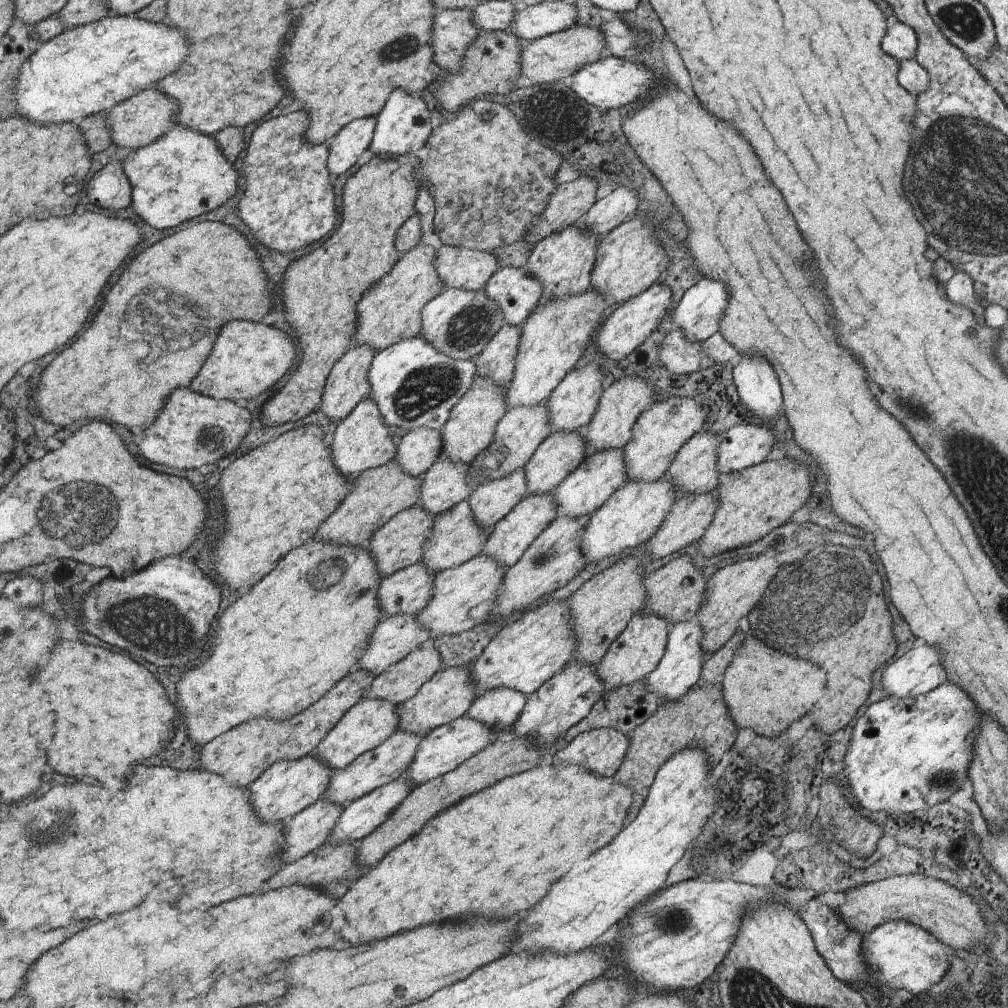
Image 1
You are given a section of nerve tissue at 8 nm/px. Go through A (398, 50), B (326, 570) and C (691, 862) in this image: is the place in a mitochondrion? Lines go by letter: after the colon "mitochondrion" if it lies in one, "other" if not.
A: mitochondrion
B: mitochondrion
C: other

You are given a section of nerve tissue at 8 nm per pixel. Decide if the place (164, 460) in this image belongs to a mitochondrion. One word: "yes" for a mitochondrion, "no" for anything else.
no

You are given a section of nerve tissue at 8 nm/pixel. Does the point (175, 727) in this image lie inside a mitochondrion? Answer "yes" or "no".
no

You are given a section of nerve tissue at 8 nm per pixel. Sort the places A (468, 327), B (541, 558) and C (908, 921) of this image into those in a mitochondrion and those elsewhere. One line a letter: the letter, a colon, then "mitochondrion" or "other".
A: mitochondrion
B: mitochondrion
C: other

